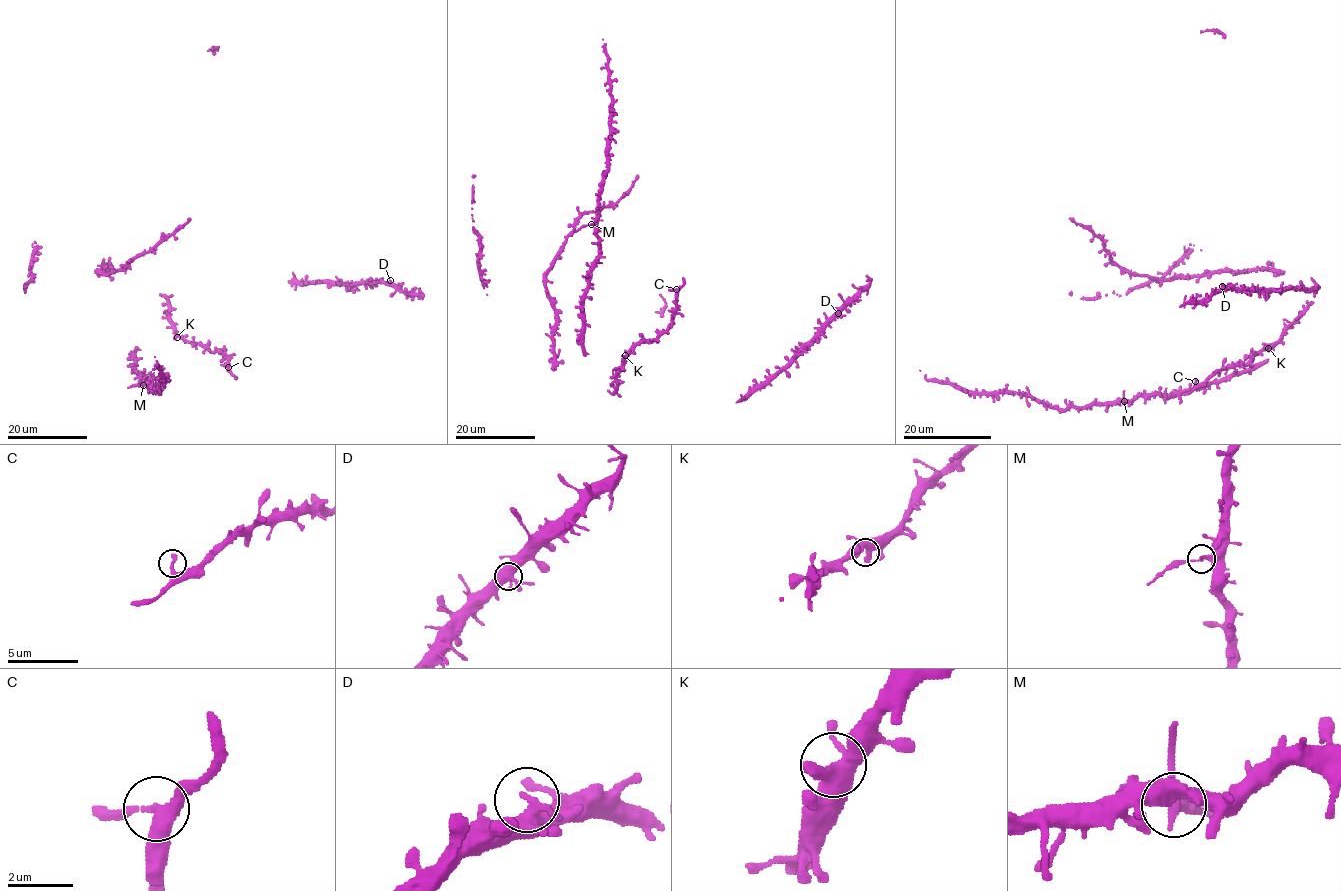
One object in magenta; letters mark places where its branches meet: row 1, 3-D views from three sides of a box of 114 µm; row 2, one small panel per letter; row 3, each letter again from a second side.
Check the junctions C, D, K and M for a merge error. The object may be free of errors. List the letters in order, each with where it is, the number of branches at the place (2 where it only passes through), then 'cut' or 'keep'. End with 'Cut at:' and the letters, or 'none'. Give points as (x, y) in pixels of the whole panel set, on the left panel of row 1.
C: (228, 367) | 2 | keep
D: (390, 280) | 3 | keep
K: (177, 337) | 3 | keep
M: (143, 385) | 3 | cut
Cut at: M

